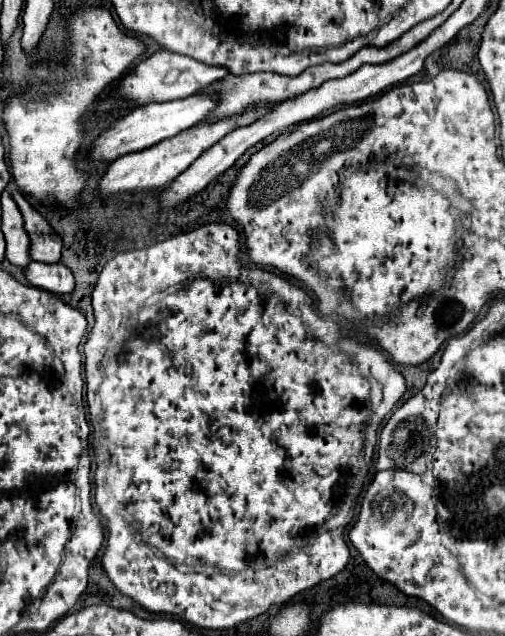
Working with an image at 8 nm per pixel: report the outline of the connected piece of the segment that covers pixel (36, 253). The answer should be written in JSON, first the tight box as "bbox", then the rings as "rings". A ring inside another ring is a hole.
{"bbox":[13,191,61,263],"rings":[[[13,191],[13,199],[19,205],[19,211],[25,219],[25,231],[31,239],[31,259],[39,263],[59,263],[61,259],[61,237],[53,231],[51,237],[51,225],[45,221],[45,217],[29,205],[29,201],[19,195],[19,191]]]}

